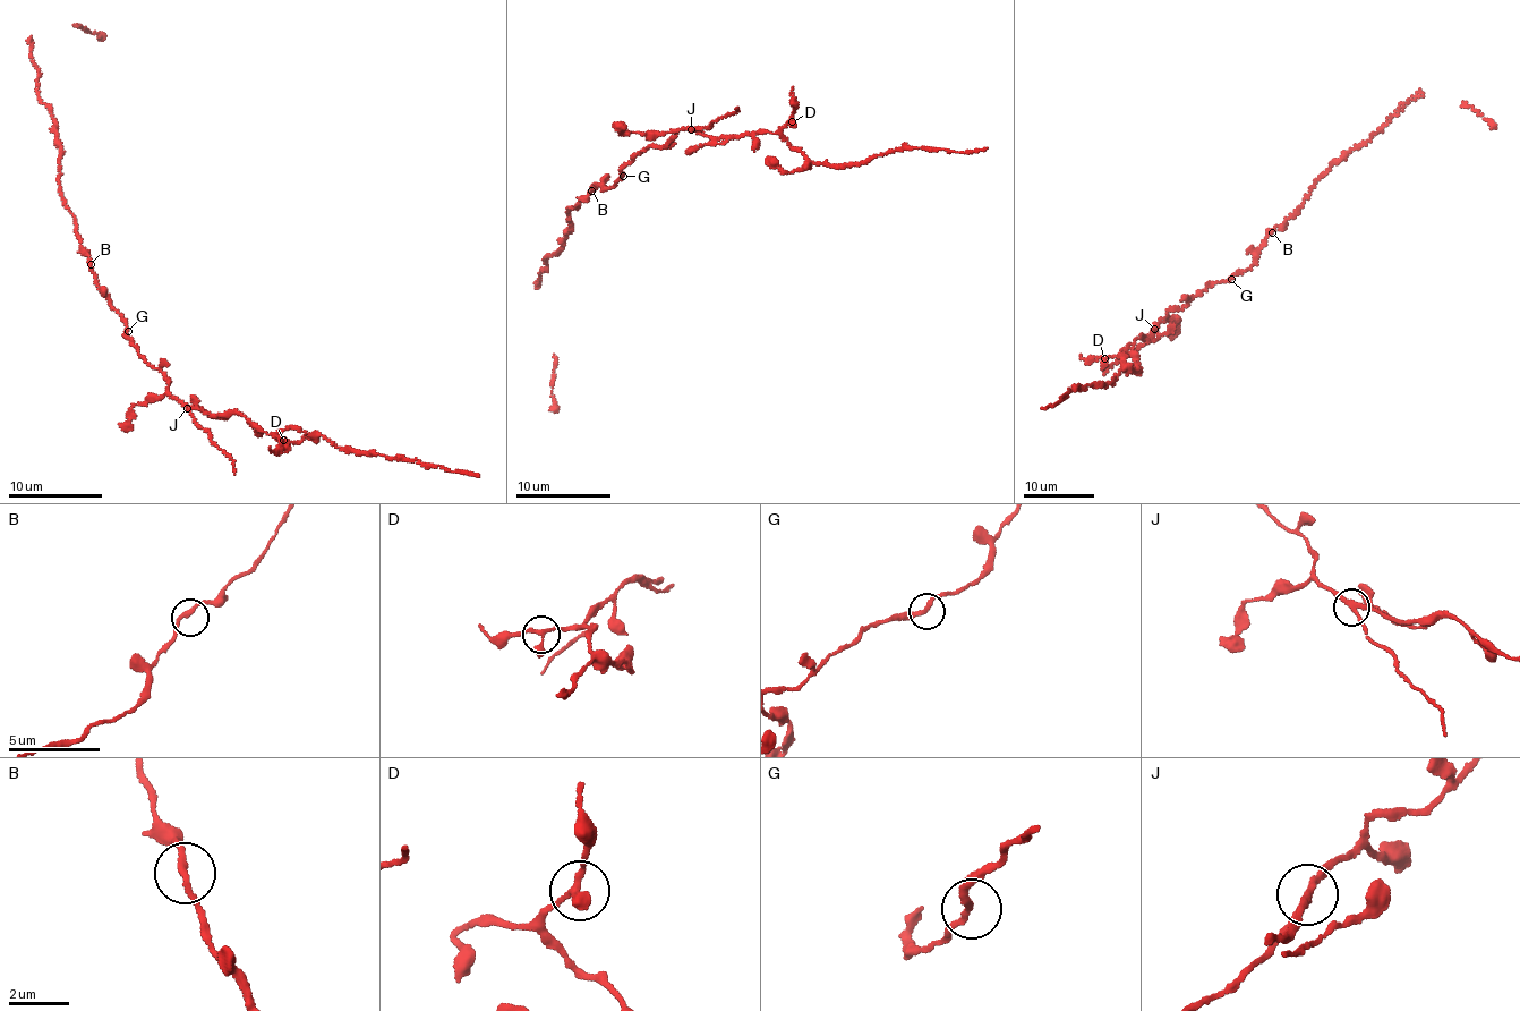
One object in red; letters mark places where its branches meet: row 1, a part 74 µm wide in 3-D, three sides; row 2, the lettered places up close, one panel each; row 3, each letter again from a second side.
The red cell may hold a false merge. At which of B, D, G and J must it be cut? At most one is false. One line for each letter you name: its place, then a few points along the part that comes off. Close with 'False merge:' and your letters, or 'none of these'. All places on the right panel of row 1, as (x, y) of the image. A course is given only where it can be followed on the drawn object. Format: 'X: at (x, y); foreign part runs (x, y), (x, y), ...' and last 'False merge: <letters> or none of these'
J: at (1154, 329); foreign part runs (1154, 329), (1142, 345), (1104, 374)
False merge: J

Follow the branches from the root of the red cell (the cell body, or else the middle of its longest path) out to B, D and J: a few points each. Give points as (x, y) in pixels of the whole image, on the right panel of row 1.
B: (1230, 277), (1252, 266), (1257, 249), (1272, 232)
D: (1230, 277), (1215, 282), (1179, 309), (1171, 309), (1144, 341), (1137, 340), (1119, 357), (1104, 358)
J: (1230, 277), (1215, 282), (1179, 309), (1171, 309), (1154, 329)

